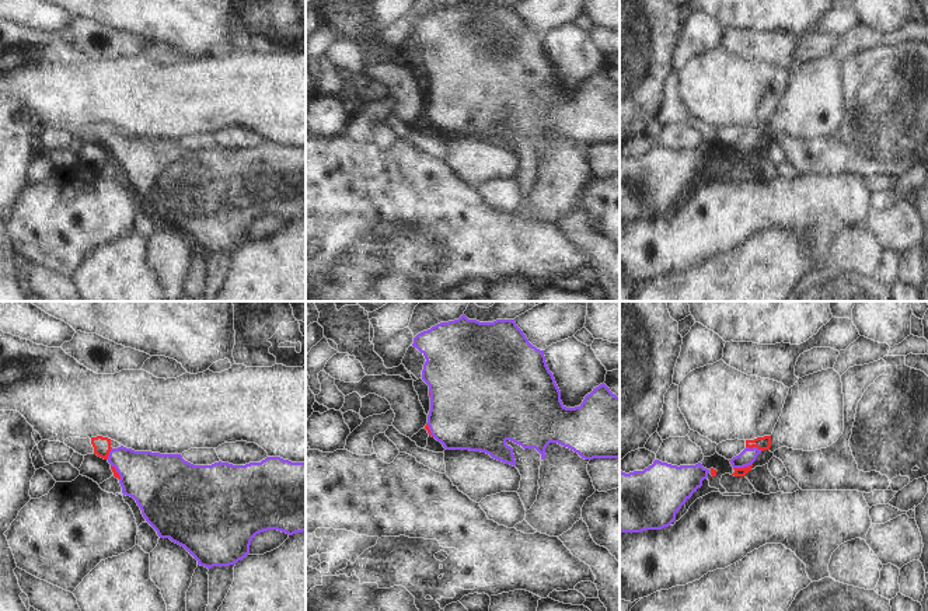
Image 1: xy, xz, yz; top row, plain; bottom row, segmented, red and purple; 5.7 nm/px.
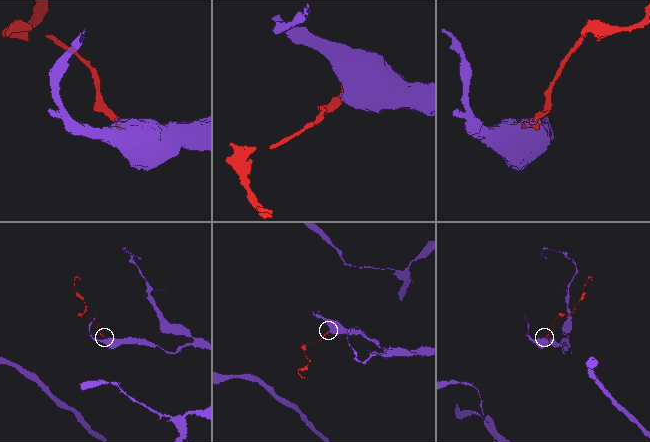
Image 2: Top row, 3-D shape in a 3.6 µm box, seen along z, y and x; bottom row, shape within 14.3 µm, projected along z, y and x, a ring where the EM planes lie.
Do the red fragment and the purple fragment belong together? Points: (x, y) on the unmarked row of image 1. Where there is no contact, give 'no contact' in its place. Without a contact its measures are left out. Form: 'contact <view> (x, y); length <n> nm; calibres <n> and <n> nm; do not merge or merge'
contact yz (742, 154); length 120 nm; calibres 50 and 90 nm; merge

